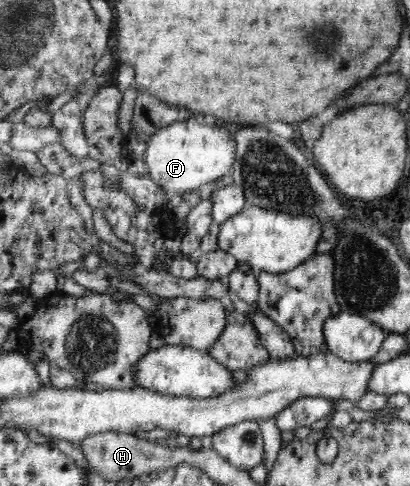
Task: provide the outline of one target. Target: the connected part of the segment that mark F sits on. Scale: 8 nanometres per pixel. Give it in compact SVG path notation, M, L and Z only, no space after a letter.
M192 116L159 128L146 143L143 157L149 168L148 176L165 194L187 195L202 184L210 184L232 173L236 146L230 132L226 128L208 126Z

